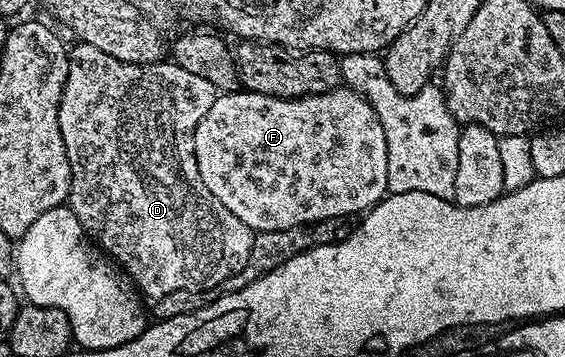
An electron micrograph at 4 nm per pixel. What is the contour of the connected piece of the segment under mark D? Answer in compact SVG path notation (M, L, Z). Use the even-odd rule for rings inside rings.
M76 43L73 46L68 54L66 87L62 91L62 99L58 107L58 125L64 136L64 146L72 172L67 204L74 211L74 215L78 215L89 238L128 274L132 284L145 298L155 299L162 295L170 295L170 291L197 293L203 289L216 289L227 277L246 267L254 236L253 229L246 227L246 223L242 223L238 215L226 211L226 207L222 207L222 203L218 203L218 199L210 195L210 190L207 189L206 183L202 183L202 174L198 171L198 159L194 155L194 135L206 111L214 107L218 96L217 89L208 80L201 79L191 71L182 71L182 67L167 60L156 61L153 65L135 65L122 63L114 59L114 55L106 55L106 51L98 51L98 47L90 47L83 43Z

